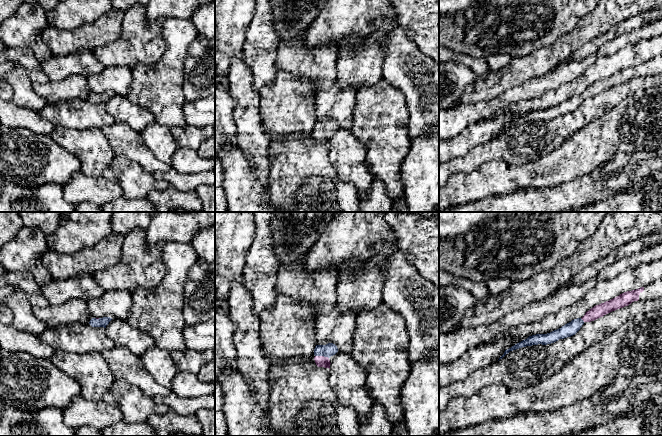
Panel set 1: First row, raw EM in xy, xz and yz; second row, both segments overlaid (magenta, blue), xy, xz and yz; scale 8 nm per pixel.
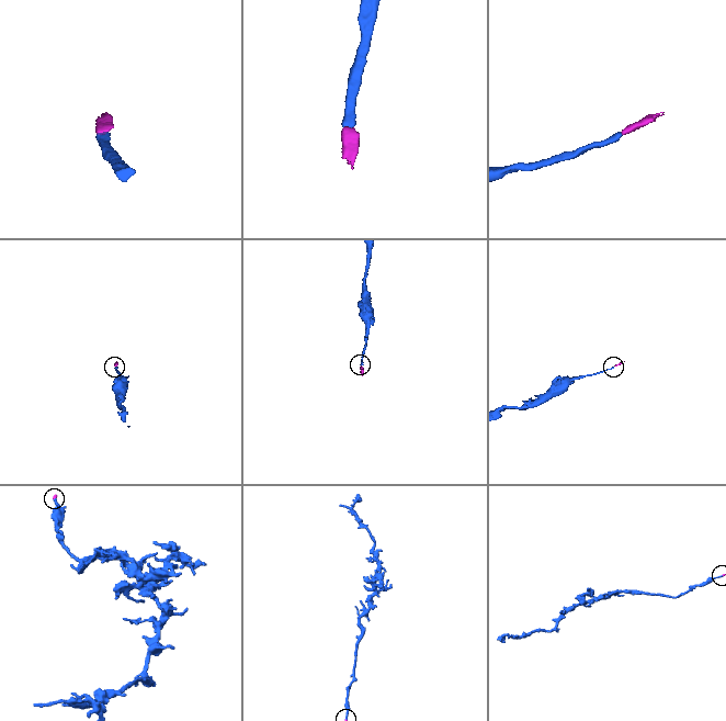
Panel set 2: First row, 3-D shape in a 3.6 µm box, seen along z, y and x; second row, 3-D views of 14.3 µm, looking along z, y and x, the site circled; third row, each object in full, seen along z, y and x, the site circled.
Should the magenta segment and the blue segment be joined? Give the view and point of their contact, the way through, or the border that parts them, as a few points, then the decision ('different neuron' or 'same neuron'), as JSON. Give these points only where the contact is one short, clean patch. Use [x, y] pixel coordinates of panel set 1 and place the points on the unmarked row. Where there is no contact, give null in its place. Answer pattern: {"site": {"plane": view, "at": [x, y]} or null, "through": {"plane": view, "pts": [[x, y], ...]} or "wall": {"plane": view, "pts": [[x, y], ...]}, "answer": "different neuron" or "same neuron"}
{"site": {"plane": "xz", "at": [322, 132]}, "through": {"plane": "xz", "pts": [[321, 137], [322, 132], [330, 125]]}, "answer": "same neuron"}

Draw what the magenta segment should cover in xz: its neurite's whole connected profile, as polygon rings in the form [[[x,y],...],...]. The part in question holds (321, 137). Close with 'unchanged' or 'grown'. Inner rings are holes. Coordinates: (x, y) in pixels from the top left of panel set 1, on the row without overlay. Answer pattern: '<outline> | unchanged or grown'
[[[328,119],[326,121],[316,121],[314,125],[314,136],[318,143],[324,143],[330,145],[329,134],[338,128],[338,124],[333,119]]] | grown

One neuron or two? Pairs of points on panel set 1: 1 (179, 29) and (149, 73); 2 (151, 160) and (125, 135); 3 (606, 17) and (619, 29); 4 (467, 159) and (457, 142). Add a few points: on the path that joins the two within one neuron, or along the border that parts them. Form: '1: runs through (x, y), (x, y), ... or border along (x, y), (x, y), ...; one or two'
1: runs through (178, 41), (177, 51), (161, 67); one
2: runs through (144, 157), (132, 145), (132, 141); one
3: border along (635, 15), (612, 25), (605, 32), (594, 38); two
4: border along (486, 143), (480, 143), (464, 154), (449, 160); two

